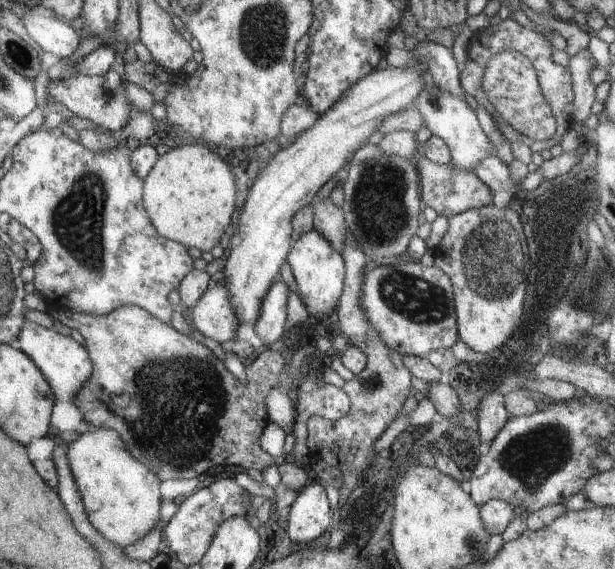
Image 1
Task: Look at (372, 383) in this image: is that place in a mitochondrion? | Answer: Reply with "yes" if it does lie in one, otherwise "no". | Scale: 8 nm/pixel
yes

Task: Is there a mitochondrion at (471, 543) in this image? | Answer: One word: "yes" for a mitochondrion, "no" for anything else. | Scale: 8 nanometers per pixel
yes

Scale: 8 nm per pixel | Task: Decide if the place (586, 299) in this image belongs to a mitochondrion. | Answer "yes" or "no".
yes

